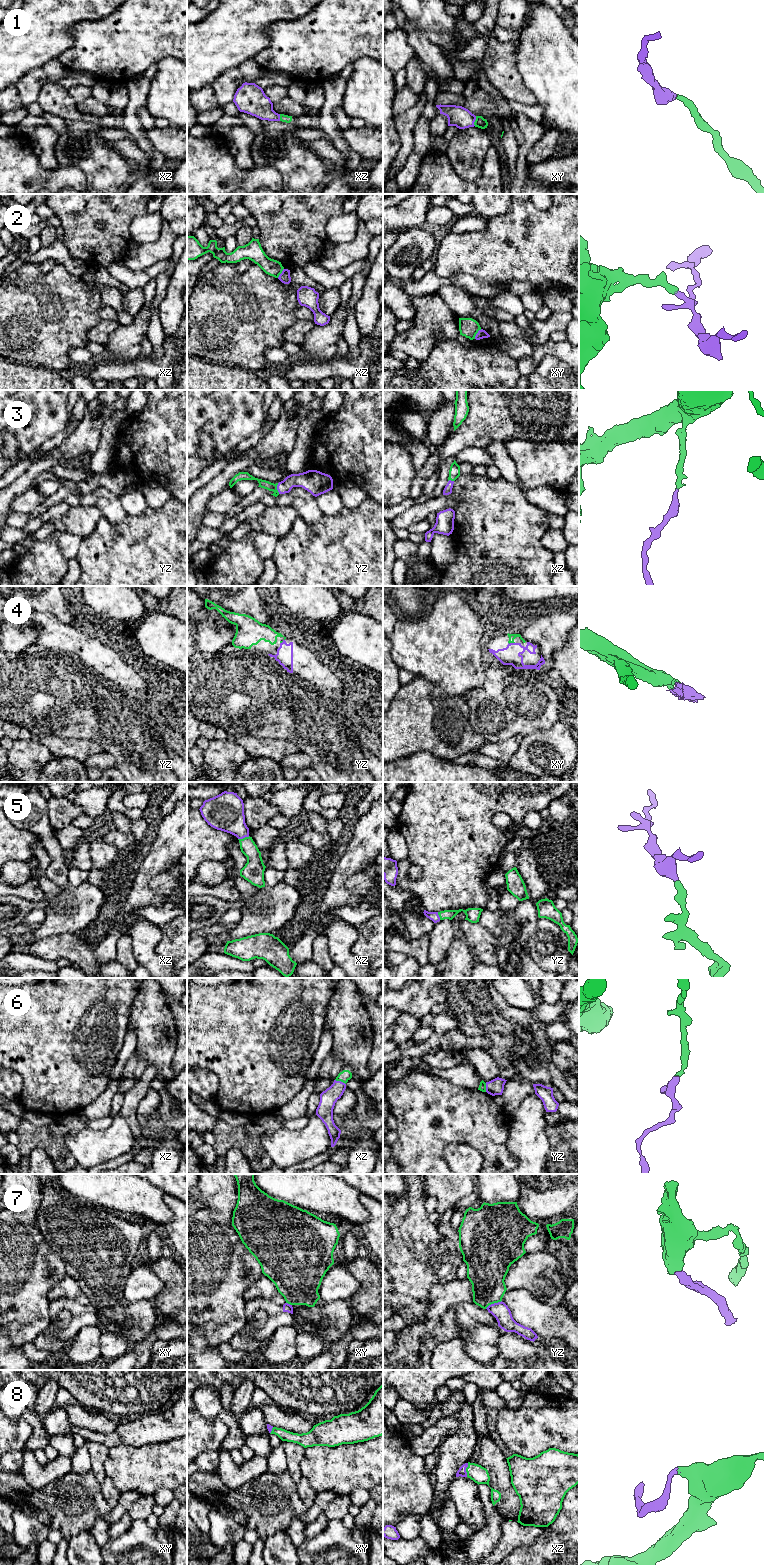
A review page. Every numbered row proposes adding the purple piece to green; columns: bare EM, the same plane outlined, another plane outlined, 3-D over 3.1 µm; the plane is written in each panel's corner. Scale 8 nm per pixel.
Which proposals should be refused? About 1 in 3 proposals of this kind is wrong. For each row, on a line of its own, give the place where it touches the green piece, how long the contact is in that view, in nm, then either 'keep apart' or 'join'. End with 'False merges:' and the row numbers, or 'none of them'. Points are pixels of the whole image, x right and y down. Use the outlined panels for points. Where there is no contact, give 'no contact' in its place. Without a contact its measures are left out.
1: contact xy (475, 121); length 80 nm; join
2: contact xy (477, 332); length 100 nm; keep apart
3: contact yz (276, 488); length 90 nm; join
4: contact xy (511, 642); length 60 nm; join
5: contact xz (243, 838); length 100 nm; join
6: contact xz (340, 1080); length 100 nm; join
7: contact yz (493, 1303); length 150 nm; keep apart
8: contact xz (466, 1470); length 110 nm; join
False merges: 2, 7

